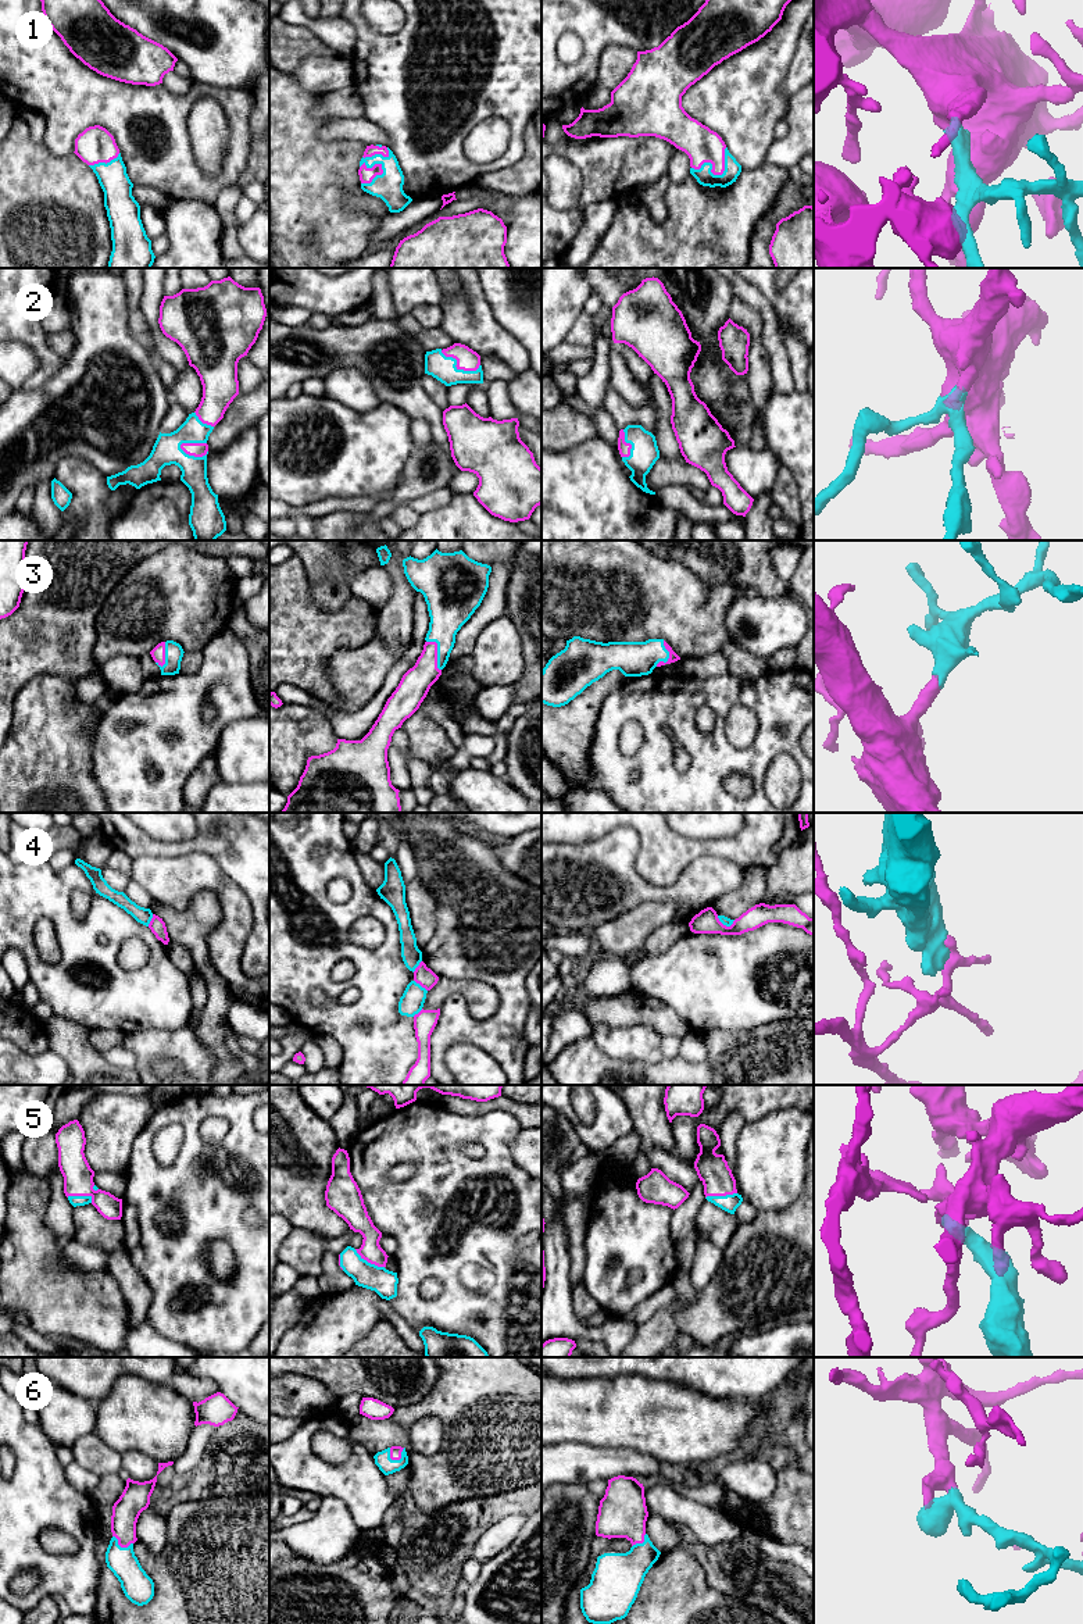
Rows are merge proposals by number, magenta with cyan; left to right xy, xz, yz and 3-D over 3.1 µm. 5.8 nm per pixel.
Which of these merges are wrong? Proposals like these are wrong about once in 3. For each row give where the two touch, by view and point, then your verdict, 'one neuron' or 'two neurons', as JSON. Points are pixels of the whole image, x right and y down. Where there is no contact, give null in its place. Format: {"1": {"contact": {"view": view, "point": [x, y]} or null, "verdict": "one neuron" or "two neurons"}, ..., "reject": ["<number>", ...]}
{"1": {"contact": {"view": "yz", "point": [715, 174]}, "verdict": "one neuron"}, "2": {"contact": {"view": "xy", "point": [193, 454]}, "verdict": "one neuron"}, "3": {"contact": {"view": "xz", "point": [436, 652]}, "verdict": "one neuron"}, "4": {"contact": {"view": "xz", "point": [421, 985]}, "verdict": "two neurons"}, "5": {"contact": {"view": "xz", "point": [370, 1262]}, "verdict": "one neuron"}, "6": {"contact": {"view": "xz", "point": [399, 1459]}, "verdict": "one neuron"}, "reject": ["4"]}

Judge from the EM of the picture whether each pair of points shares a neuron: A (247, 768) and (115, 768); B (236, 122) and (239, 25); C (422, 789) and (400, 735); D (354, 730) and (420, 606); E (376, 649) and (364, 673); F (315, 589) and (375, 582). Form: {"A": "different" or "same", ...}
{"A": "different", "B": "different", "C": "same", "D": "same", "E": "same", "F": "different"}

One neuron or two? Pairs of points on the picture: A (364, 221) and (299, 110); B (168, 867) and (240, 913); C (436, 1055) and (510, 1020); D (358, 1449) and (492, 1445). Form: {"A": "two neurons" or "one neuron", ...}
{"A": "one neuron", "B": "one neuron", "C": "one neuron", "D": "two neurons"}

